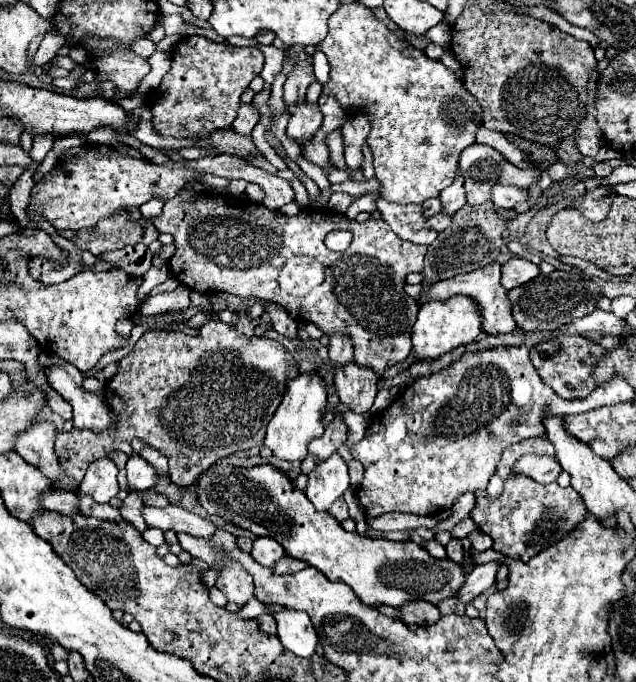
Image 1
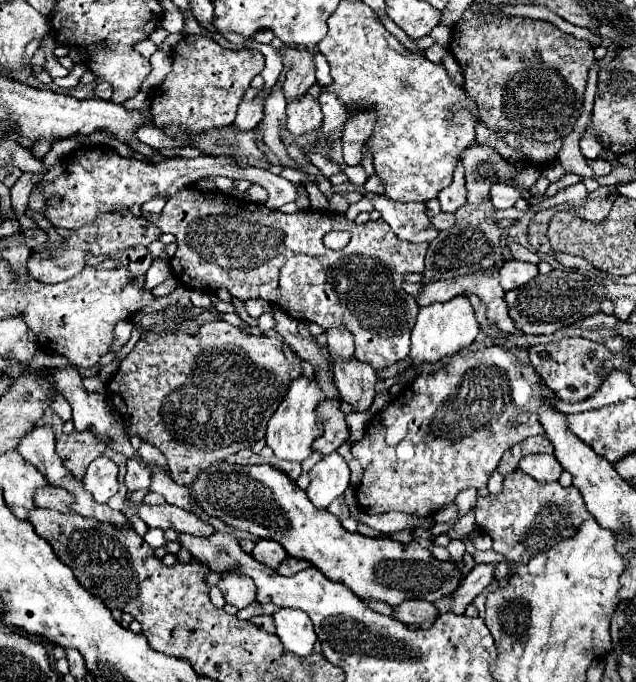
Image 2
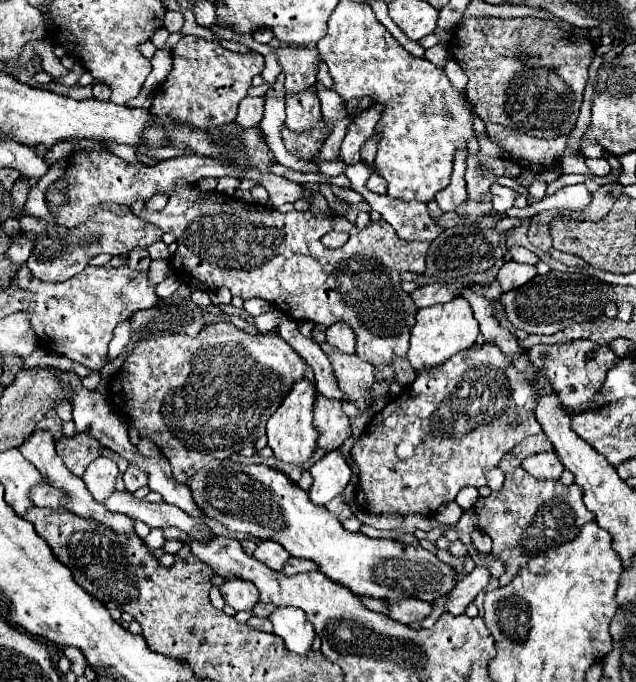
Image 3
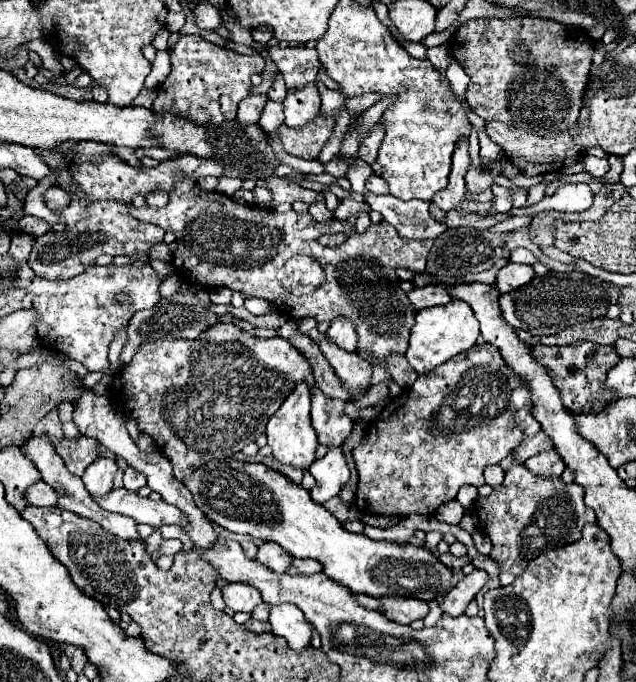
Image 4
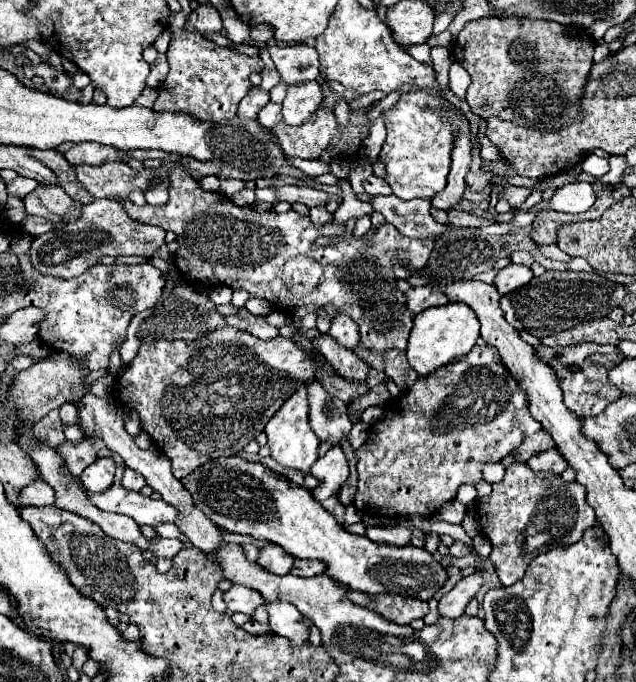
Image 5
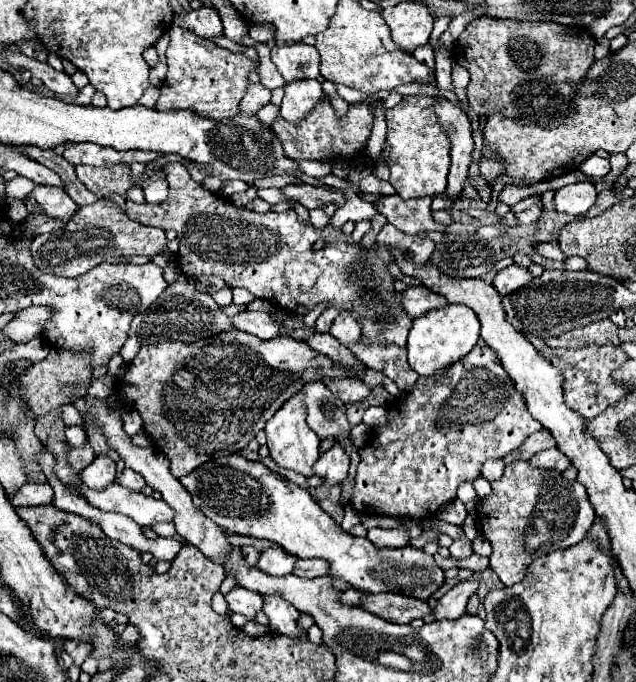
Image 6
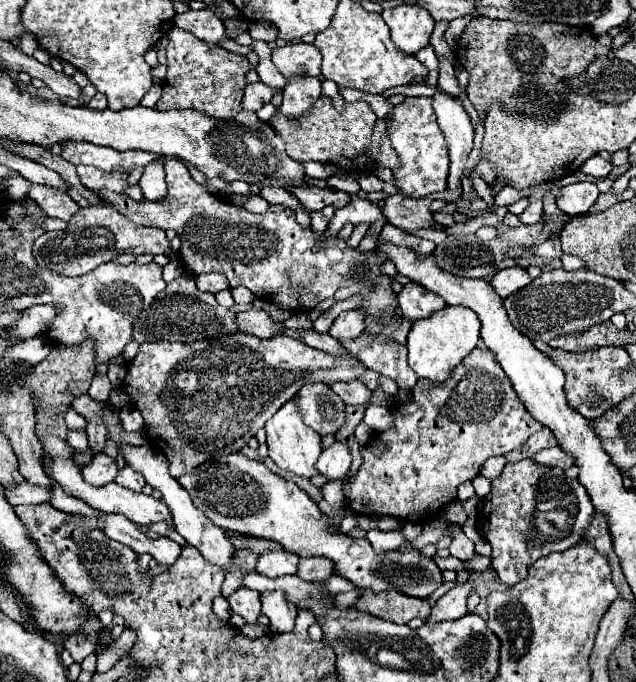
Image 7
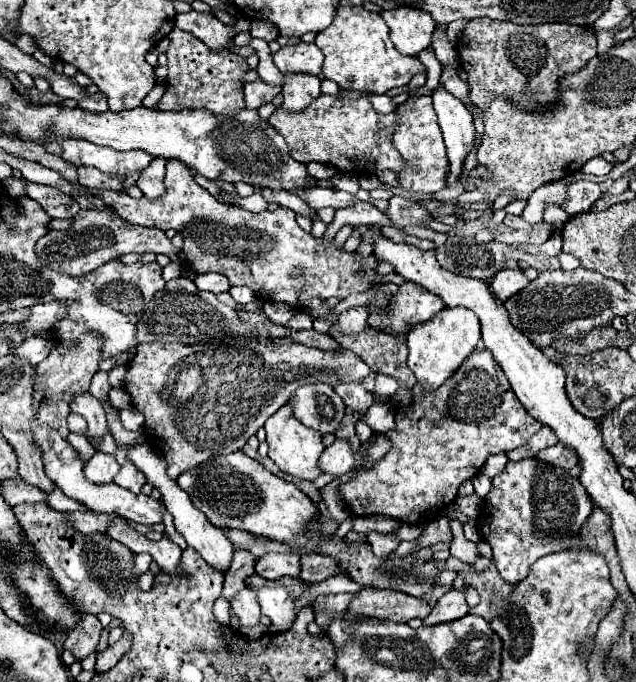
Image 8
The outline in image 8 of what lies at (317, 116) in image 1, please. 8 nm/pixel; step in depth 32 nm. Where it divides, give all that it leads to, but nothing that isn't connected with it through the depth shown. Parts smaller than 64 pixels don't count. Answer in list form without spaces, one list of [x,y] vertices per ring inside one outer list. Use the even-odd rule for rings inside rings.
[[[284,74],[282,94],[282,108],[290,112],[300,112],[320,94],[320,80],[314,74]]]

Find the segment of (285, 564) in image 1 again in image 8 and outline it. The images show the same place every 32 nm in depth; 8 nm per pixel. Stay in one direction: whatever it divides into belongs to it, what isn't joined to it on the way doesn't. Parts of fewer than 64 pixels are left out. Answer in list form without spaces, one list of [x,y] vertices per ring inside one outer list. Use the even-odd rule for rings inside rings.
[[[306,554],[306,556],[302,556],[300,564],[302,564],[300,580],[308,582],[308,584],[322,582],[328,576],[336,576],[342,572],[340,560],[336,560],[332,556],[322,556],[322,554]]]

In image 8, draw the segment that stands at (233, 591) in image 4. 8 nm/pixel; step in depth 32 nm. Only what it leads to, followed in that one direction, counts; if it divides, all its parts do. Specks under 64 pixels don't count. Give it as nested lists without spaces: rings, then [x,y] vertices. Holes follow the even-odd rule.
[[[244,588],[240,594],[234,596],[234,600],[230,602],[234,614],[240,618],[240,626],[252,628],[260,624],[260,606],[256,604],[256,596],[252,596],[250,588]]]

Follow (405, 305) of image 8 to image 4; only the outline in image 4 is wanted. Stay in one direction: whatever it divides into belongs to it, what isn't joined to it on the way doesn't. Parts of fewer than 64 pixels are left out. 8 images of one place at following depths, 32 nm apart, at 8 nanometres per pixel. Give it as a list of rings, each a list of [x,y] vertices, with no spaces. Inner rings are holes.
[[[428,284],[422,288],[414,288],[408,292],[408,298],[410,298],[414,312],[450,302],[450,294],[446,292],[446,286],[442,286],[442,284]]]

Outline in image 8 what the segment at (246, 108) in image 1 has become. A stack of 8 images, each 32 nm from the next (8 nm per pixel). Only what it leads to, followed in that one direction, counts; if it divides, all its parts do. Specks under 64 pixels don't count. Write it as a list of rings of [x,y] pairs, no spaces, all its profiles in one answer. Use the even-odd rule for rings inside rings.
[[[254,80],[254,82],[246,82],[244,84],[244,98],[246,98],[246,108],[254,108],[258,110],[262,104],[272,102],[274,96],[278,96],[282,92],[282,86],[278,84],[268,84],[264,80]]]

